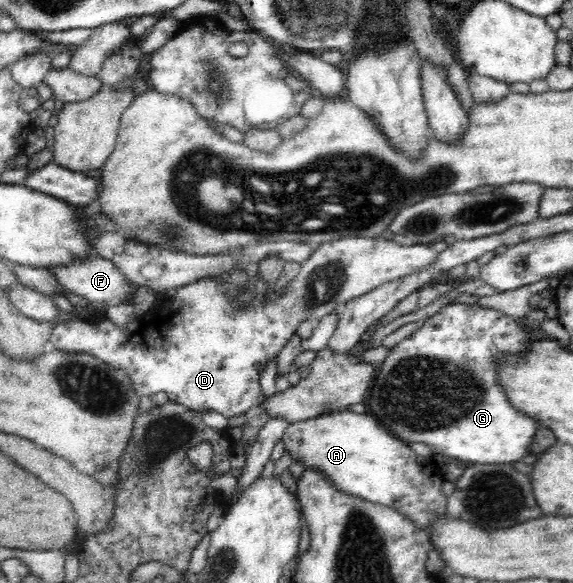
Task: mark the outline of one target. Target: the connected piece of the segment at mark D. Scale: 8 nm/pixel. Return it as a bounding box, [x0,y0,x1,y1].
[48,236,437,417]

